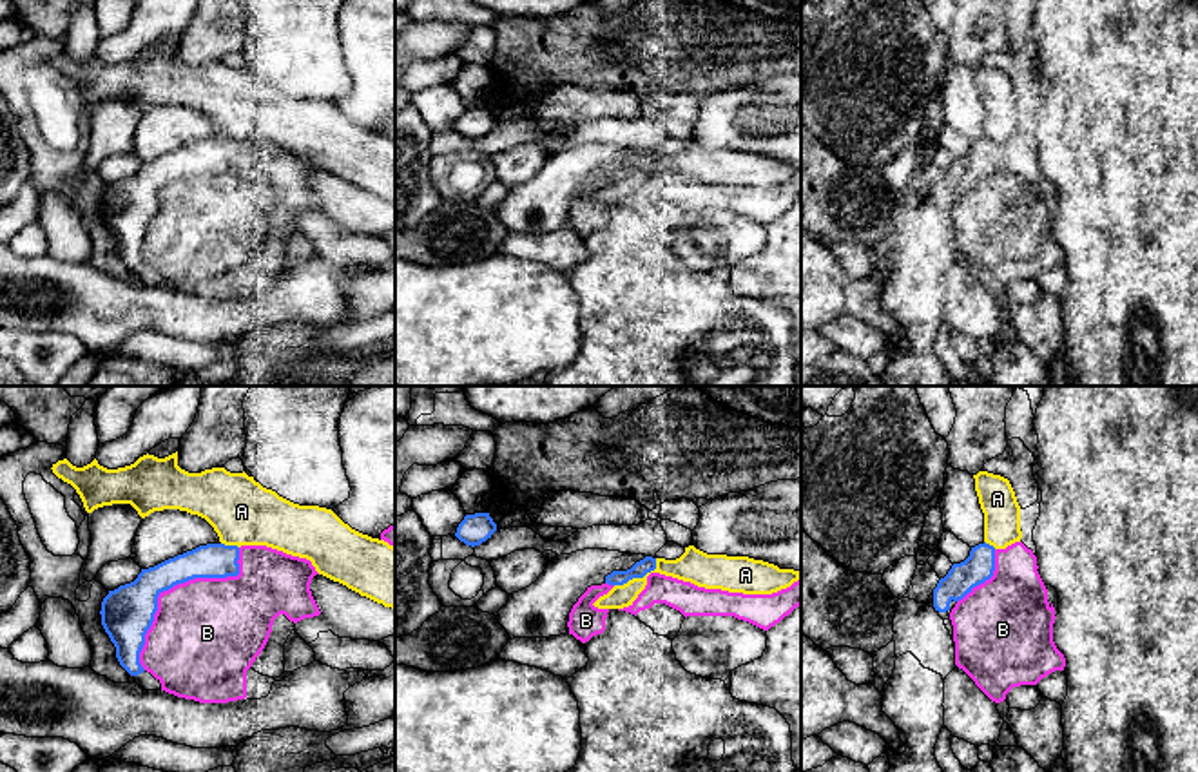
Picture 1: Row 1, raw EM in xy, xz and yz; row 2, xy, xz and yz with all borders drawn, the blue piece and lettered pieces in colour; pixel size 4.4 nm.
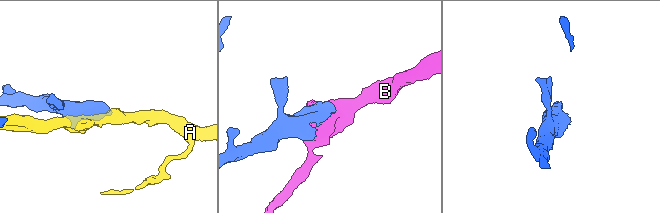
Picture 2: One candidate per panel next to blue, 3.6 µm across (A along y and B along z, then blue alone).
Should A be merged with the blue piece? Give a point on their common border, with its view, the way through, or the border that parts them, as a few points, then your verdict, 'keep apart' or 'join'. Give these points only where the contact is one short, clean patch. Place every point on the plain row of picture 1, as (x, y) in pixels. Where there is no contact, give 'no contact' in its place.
meets blue in xz at (638, 171); keep apart

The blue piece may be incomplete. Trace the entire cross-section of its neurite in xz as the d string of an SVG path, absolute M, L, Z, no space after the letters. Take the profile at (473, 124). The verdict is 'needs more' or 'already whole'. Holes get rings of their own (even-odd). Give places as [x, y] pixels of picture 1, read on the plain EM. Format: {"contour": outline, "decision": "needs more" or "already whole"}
{"contour": "M489 107L466 109L459 118L455 130L466 140L480 140L497 125L497 118Z", "decision": "already whole"}

